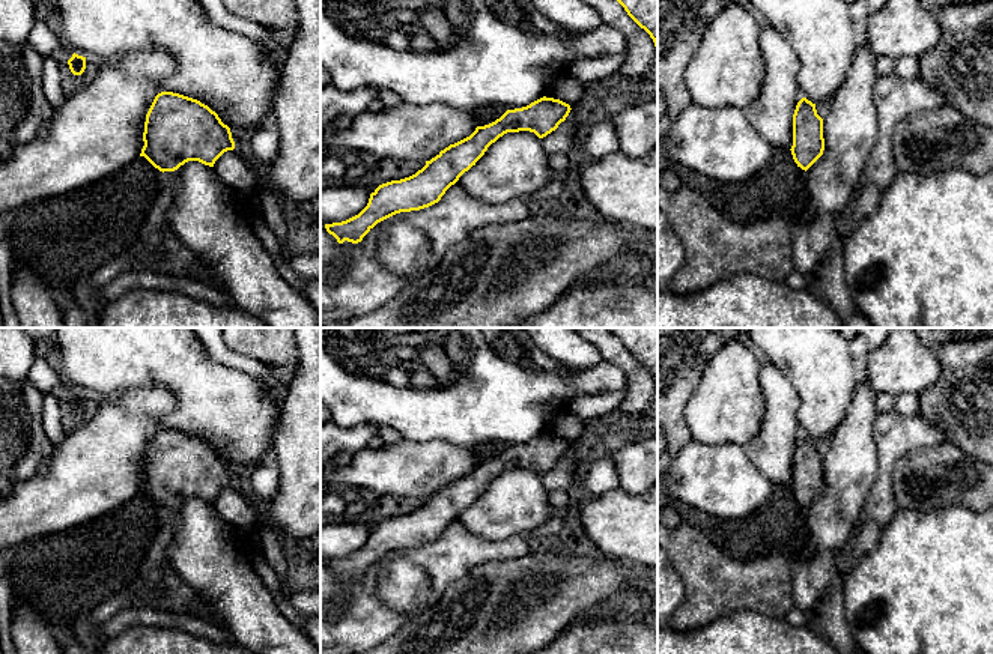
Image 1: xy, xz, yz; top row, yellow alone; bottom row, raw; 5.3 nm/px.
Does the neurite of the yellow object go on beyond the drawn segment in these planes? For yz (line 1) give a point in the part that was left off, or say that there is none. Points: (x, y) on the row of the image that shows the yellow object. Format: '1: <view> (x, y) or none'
1: none

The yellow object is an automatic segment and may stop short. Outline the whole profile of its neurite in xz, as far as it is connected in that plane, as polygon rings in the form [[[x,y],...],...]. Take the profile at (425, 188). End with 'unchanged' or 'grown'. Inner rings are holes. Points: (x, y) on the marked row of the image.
[[[540,98],[527,107],[507,110],[495,122],[441,150],[415,174],[379,185],[367,206],[355,216],[325,224],[339,244],[358,244],[381,221],[400,213],[429,207],[484,155],[487,147],[507,132],[530,131],[539,138],[558,128],[570,113],[570,105],[554,98]]]; unchanged

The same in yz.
[[[802,98],[793,114],[791,155],[797,167],[808,170],[824,150],[823,119],[817,114],[815,104]]]; unchanged

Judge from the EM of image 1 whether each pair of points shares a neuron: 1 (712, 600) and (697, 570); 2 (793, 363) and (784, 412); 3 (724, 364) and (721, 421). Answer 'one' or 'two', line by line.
1: one
2: two
3: one

